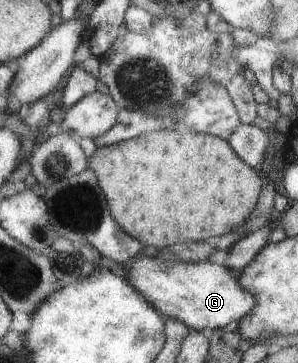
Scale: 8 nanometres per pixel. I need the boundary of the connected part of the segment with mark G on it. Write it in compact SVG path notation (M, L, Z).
M266 224L255 232L249 232L237 240L227 254L212 260L157 262L156 257L140 255L126 264L125 276L132 282L133 288L144 294L165 319L179 320L191 330L212 331L223 328L229 322L239 321L255 304L253 295L239 286L236 273L241 272L268 243L269 230Z

